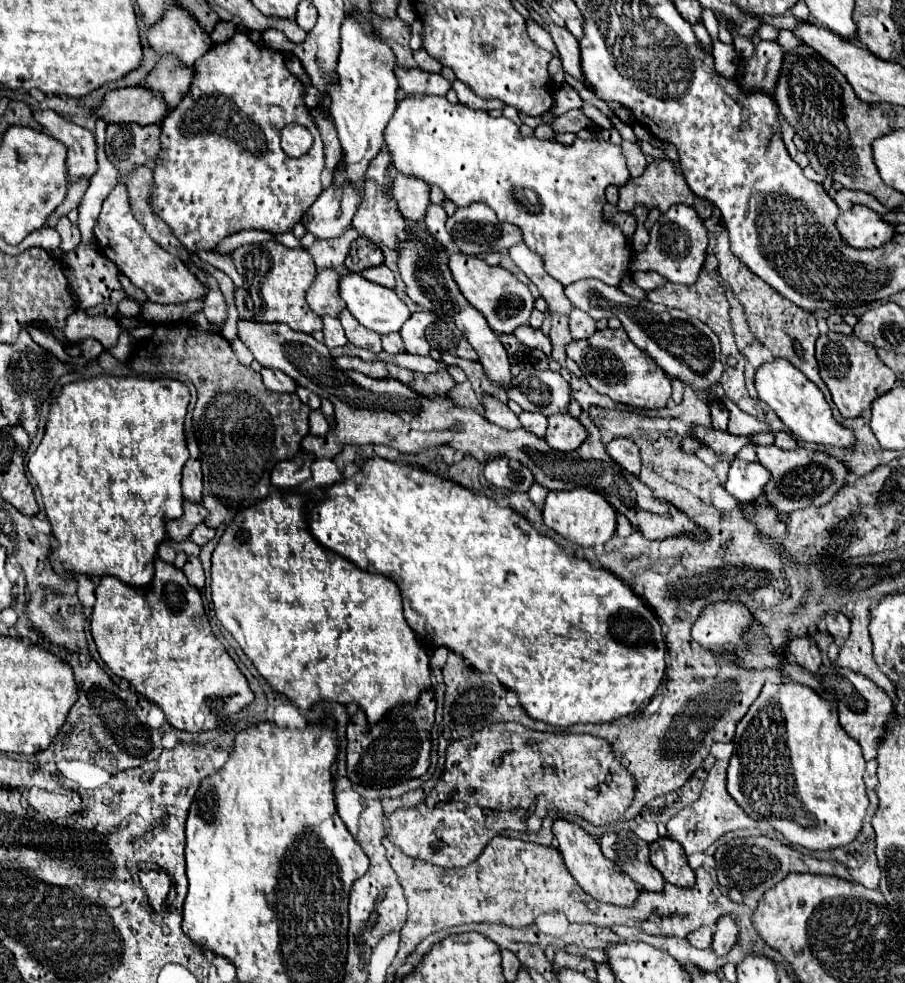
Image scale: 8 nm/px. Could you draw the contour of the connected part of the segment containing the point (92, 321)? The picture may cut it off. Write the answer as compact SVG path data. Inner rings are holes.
M84 309L74 311L68 317L66 327L64 327L64 335L70 343L80 343L82 339L94 337L104 345L104 349L112 349L116 345L120 333L122 333L122 329L118 327L116 319L92 317Z

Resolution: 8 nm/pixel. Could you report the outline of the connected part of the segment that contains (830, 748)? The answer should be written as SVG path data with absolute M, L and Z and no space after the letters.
M766 683L758 699L742 717L732 743L736 751L728 765L728 793L752 819L768 819L788 843L808 849L842 847L860 833L868 809L862 781L866 761L858 741L848 737L840 727L832 701L798 683Z

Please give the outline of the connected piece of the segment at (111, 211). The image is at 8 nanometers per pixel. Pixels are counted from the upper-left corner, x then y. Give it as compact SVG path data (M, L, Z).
M118 183L104 201L98 221L94 225L94 237L102 255L108 257L118 267L118 271L124 273L136 287L140 287L146 293L148 301L168 305L202 297L202 291L206 289L204 283L196 279L196 275L188 269L184 261L180 261L178 257L164 251L158 243L154 243L146 235L144 227L134 219L128 203L128 193L122 183Z

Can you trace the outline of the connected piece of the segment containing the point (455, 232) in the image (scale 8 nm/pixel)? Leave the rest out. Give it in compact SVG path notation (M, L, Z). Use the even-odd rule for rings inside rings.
M474 203L468 207L458 207L448 219L446 219L446 229L454 237L454 243L460 247L462 253L474 255L474 257L486 257L490 253L502 253L508 247L512 247L516 241L522 241L520 229L516 229L510 223L502 223L496 219L492 209L484 203Z

